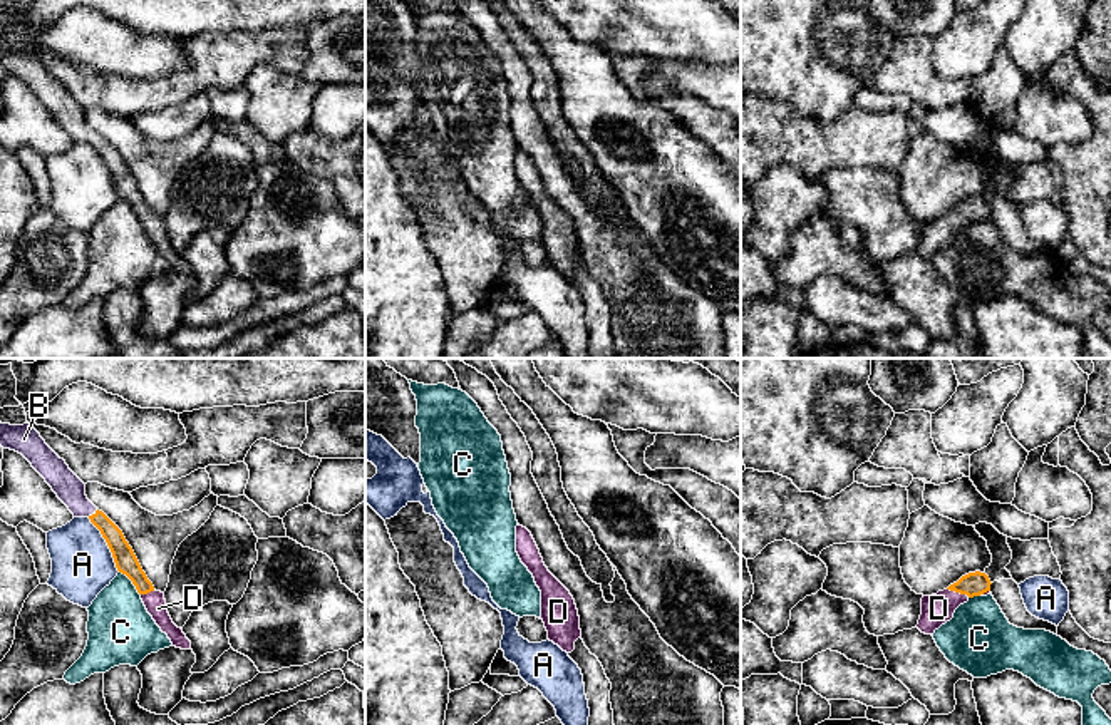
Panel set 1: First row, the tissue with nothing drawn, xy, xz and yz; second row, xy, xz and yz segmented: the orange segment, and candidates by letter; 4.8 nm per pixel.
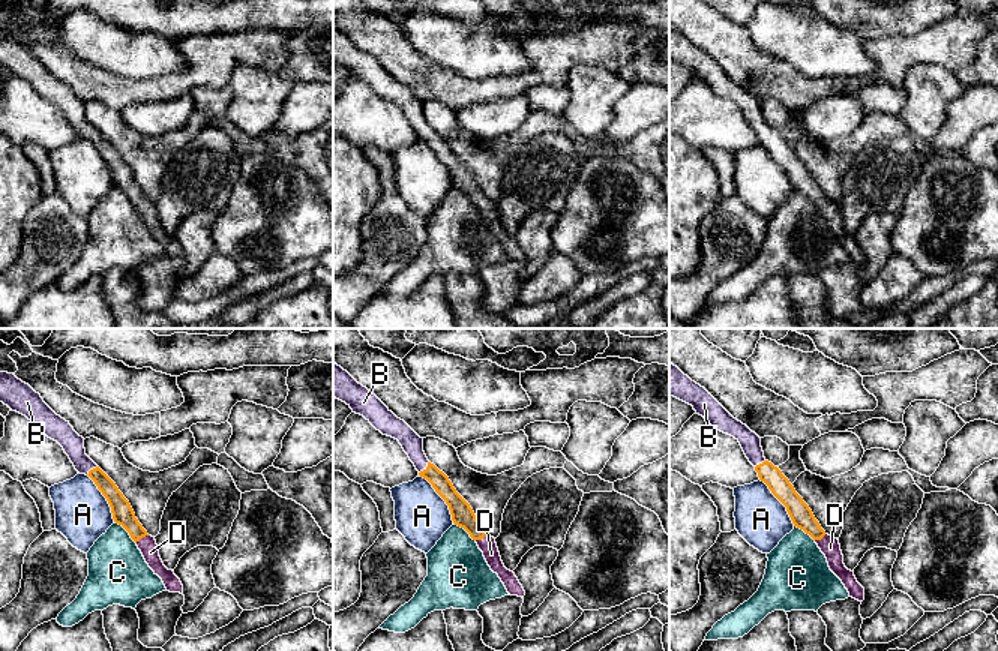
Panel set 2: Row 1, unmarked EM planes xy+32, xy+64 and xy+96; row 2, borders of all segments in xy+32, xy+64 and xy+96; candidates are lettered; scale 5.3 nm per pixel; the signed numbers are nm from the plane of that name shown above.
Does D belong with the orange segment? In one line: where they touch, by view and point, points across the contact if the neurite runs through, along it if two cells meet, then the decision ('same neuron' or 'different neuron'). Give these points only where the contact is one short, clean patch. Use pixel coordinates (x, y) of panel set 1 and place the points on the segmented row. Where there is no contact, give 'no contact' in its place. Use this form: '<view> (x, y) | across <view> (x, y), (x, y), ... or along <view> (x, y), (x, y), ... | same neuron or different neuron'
yz (959, 591) | across yz (977, 583), (959, 591), (939, 608) | same neuron

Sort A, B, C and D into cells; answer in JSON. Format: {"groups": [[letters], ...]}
{"groups": [["A"], ["B", "D"], ["C"]]}

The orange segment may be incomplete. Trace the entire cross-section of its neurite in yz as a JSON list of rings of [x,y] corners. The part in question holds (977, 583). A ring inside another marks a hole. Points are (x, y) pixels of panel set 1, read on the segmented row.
[[[975,571],[962,576],[947,589],[922,598],[922,614],[917,628],[925,635],[933,635],[942,625],[953,618],[955,609],[974,596],[990,593],[990,579],[985,573]]]

